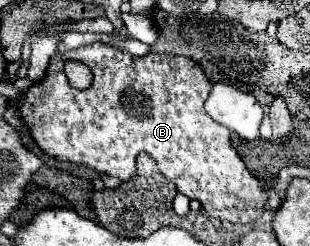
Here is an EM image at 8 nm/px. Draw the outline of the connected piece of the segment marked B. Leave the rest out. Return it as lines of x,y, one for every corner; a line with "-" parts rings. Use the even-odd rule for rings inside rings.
92,43
92,45
84,45
84,47
78,47
78,49
72,49
72,51
66,51
62,55
54,55
50,59
50,67
46,71
46,77
32,83
24,93
22,93
22,99
18,101
18,115
22,117
22,121
26,123
34,143
52,159
58,159
58,161
68,161
72,165
86,165
102,175
110,175
110,177
116,177
120,181
130,181
136,173
136,157
140,151
146,151
158,165
160,173
176,185
176,189
186,195
188,199
198,199
202,203
202,209
204,213
210,217
210,219
220,219
220,221
228,221
228,223
234,223
234,225
252,225
262,213
264,213
264,205
268,201
268,193
264,191
264,187
260,185
260,181
246,169
244,161
238,157
236,149
232,147
230,143
230,131
216,123
204,109
204,101
206,97
210,95
210,89
212,89
212,81
204,75
204,71
200,69
200,65
196,61
192,61
190,57
180,57
180,55
158,55
158,53
148,53
144,57
132,57
128,53
120,53
118,49
106,45
106,43
-
66,59
74,59
74,61
82,61
84,65
88,65
88,69
92,71
94,79
92,79
92,85
88,89
74,89
66,75
64,75
64,61

